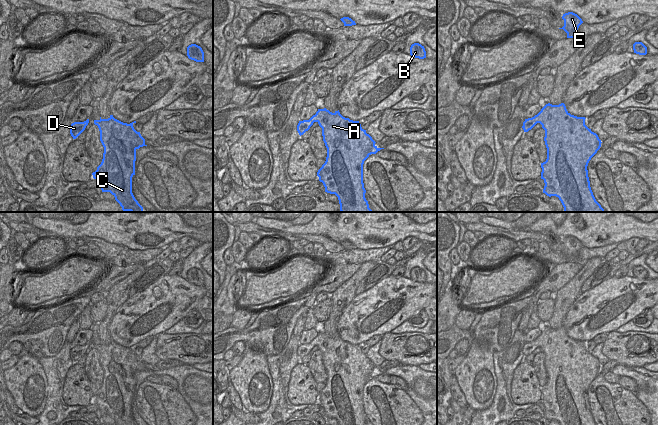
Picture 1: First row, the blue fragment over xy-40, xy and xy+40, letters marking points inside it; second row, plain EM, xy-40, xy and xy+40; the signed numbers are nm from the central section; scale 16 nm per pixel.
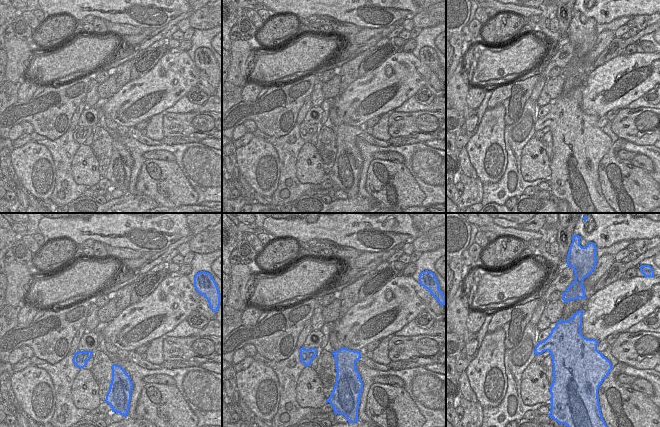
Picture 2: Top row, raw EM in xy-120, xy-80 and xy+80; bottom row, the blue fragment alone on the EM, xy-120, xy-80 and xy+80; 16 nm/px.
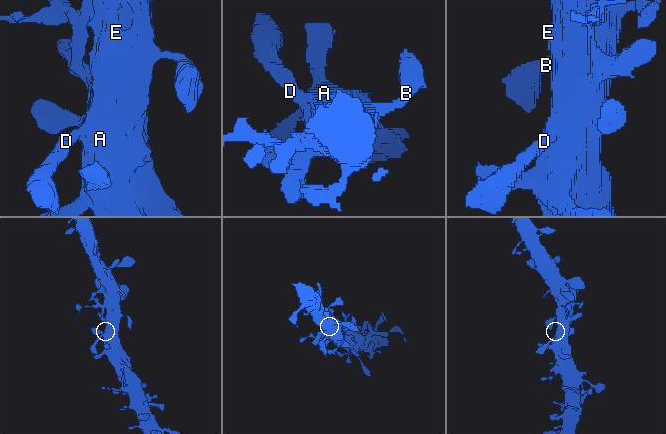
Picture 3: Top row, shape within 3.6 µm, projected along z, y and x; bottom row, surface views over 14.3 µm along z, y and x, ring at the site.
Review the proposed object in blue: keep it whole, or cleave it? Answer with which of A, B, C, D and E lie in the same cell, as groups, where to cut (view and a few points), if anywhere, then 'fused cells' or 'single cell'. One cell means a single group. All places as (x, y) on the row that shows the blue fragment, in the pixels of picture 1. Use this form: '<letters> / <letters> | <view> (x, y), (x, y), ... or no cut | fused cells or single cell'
A B C D E | no cut | single cell

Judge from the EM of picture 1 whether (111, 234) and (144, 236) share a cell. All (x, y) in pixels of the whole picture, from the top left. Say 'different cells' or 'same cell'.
same cell

